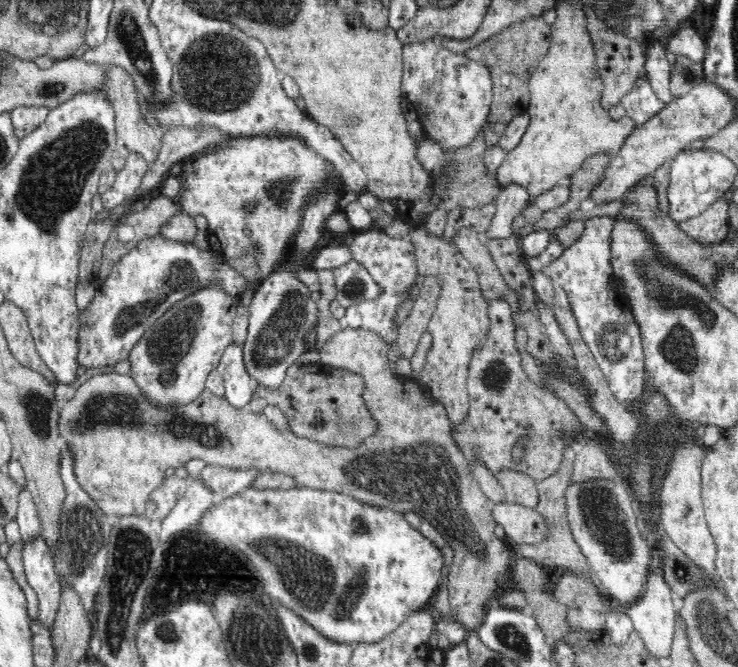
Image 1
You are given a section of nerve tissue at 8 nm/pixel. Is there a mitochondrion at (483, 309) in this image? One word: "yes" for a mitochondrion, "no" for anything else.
no

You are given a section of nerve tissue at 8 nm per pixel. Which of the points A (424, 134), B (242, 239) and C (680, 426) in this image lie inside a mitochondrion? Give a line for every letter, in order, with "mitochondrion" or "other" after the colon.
A: other
B: other
C: other

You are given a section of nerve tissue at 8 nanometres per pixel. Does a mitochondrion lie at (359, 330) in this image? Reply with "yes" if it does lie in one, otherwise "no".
no

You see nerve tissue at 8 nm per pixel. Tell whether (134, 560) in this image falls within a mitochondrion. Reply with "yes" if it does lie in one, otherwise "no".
yes

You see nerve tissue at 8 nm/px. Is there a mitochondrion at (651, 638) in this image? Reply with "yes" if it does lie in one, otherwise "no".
no

